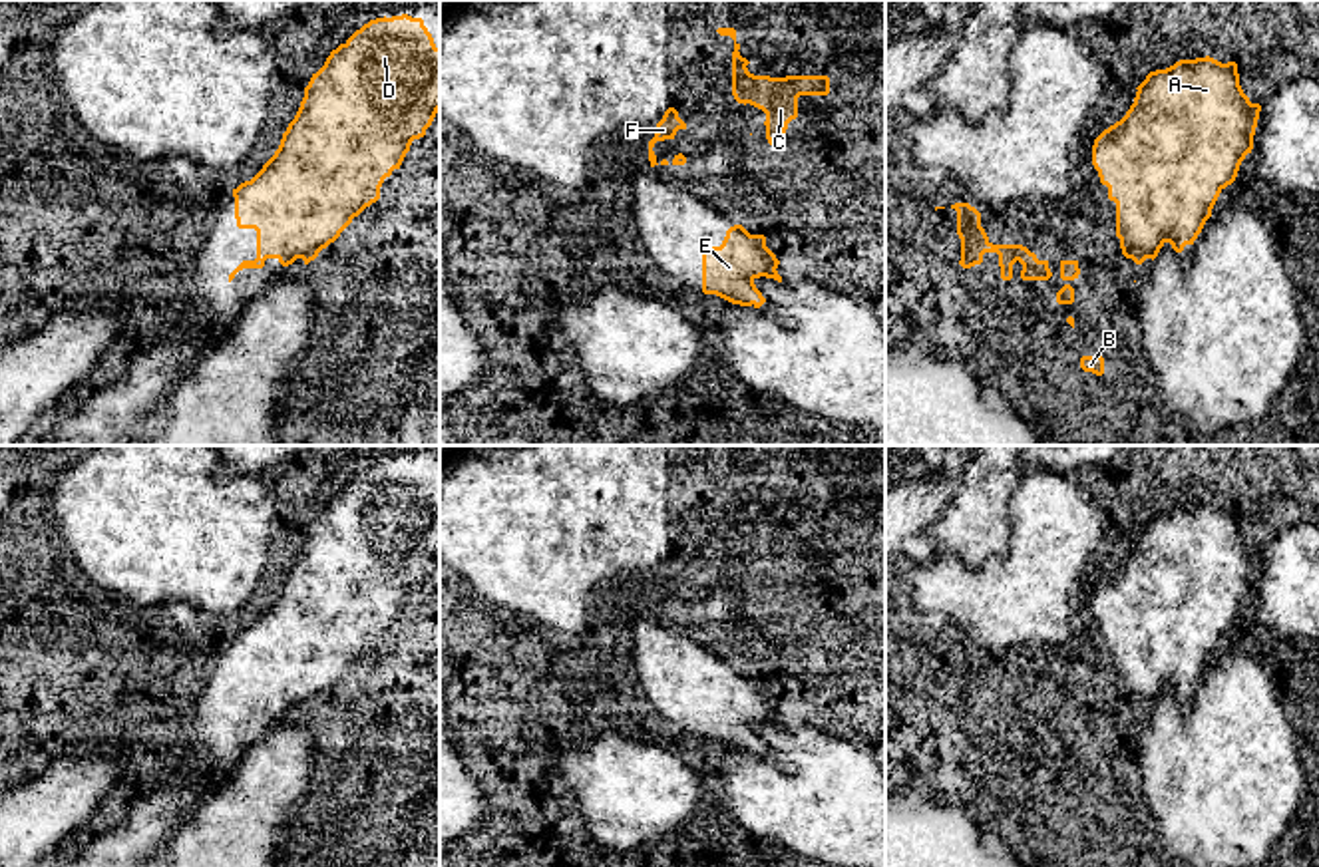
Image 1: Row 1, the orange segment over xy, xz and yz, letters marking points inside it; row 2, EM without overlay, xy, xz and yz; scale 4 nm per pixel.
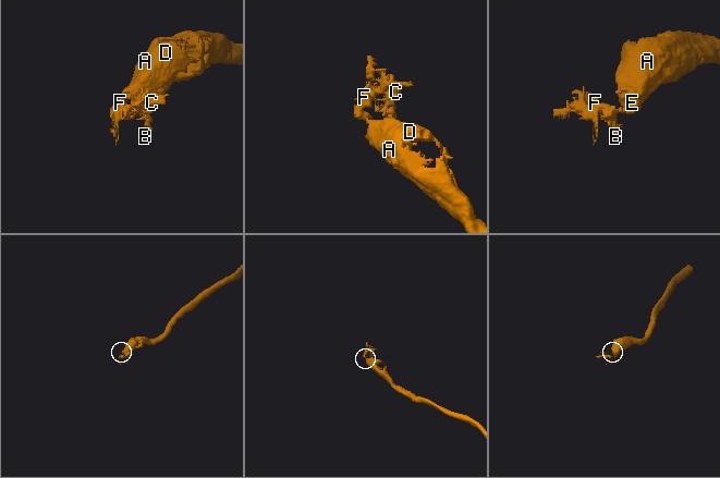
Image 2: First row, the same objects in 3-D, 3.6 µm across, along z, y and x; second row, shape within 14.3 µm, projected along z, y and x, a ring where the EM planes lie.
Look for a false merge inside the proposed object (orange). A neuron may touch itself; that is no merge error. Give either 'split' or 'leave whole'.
leave whole

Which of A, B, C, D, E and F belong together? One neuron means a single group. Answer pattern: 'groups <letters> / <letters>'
groups A B C D E F

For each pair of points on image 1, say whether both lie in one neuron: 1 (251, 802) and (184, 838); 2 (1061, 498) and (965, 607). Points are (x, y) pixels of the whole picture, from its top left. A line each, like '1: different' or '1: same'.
1: same
2: same

